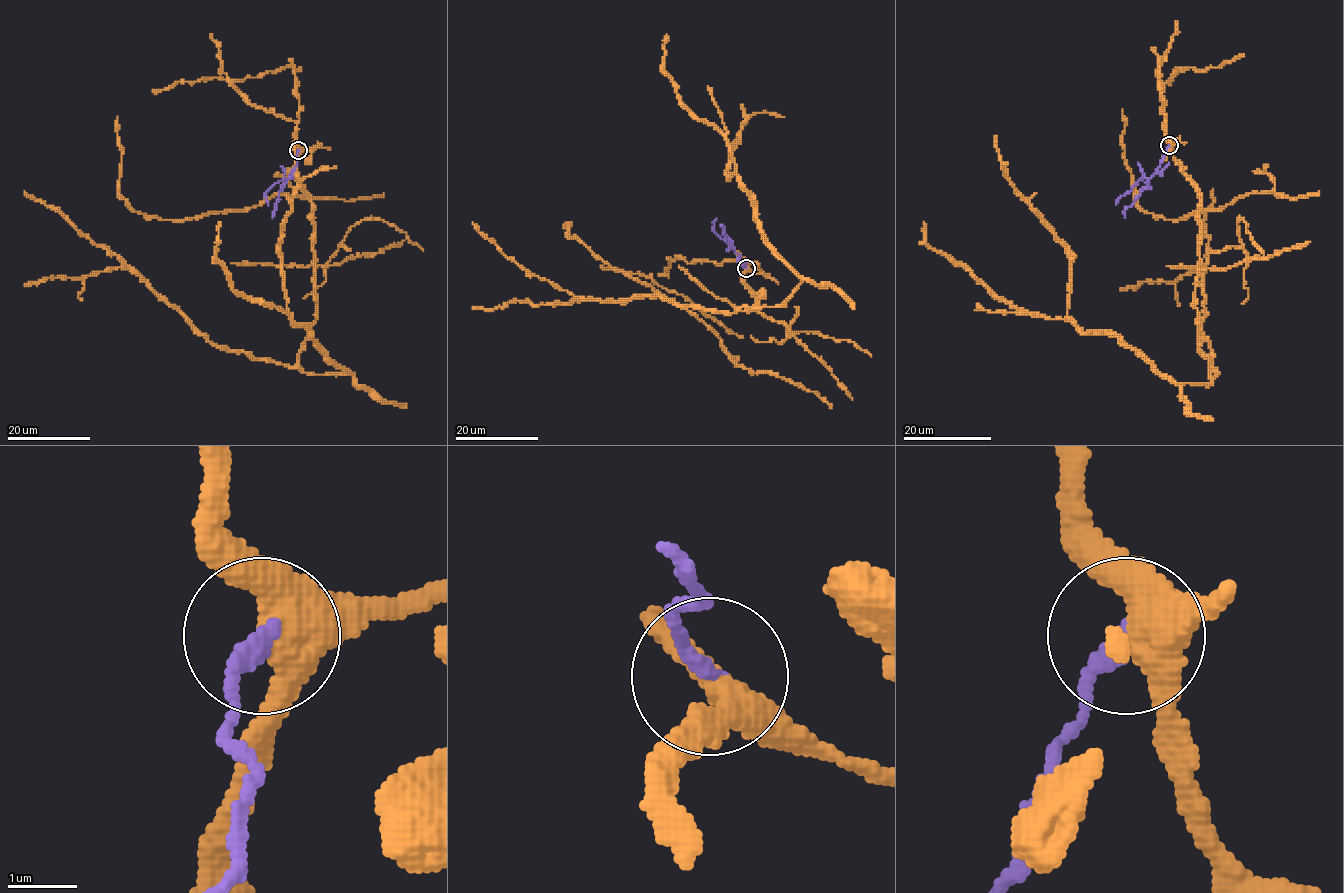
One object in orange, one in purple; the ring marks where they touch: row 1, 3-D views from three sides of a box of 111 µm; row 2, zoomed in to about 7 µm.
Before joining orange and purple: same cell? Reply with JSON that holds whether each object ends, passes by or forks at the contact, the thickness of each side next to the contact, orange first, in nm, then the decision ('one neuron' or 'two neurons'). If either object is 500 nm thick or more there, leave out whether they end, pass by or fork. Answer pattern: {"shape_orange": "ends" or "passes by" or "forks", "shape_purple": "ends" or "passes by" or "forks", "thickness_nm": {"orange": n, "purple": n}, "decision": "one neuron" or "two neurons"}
{"shape_orange": "forks", "shape_purple": "ends", "thickness_nm": {"orange": 400, "purple": 260}, "decision": "two neurons"}

